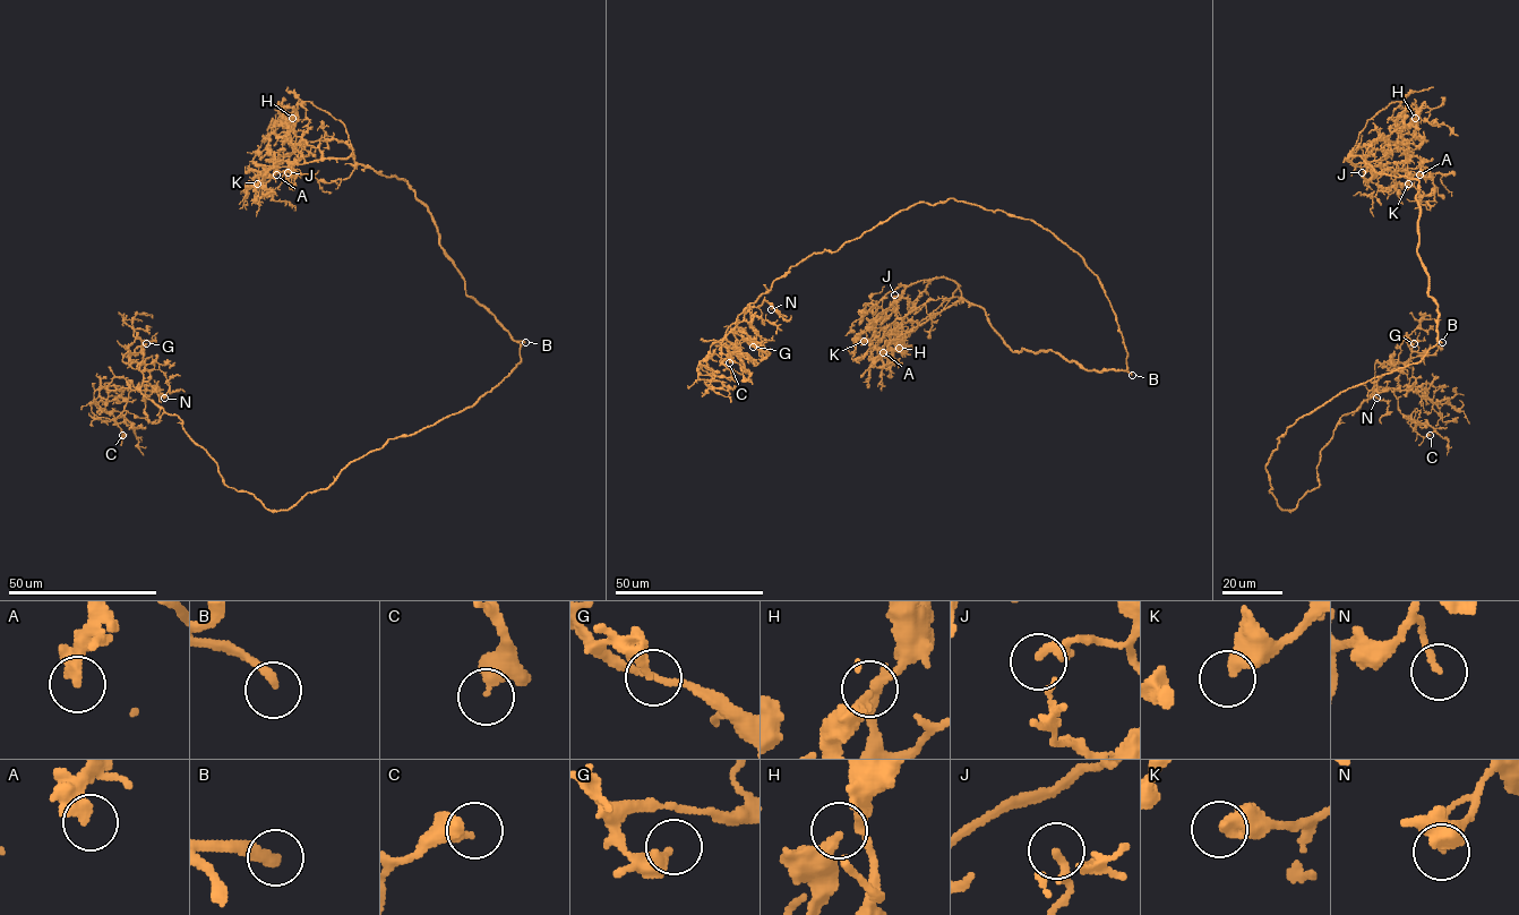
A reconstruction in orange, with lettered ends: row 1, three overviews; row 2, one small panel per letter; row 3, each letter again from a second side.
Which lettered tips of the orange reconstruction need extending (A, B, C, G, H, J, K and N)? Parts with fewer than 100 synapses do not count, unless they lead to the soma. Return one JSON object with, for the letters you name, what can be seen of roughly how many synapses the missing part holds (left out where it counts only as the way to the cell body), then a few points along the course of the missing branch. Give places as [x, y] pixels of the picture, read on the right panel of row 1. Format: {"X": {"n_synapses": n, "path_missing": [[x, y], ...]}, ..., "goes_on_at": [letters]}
{"B": {"path_missing": [[1442, 342], [1466, 366], [1467, 376], [1473, 384]]}, "goes_on_at": ["B"]}

